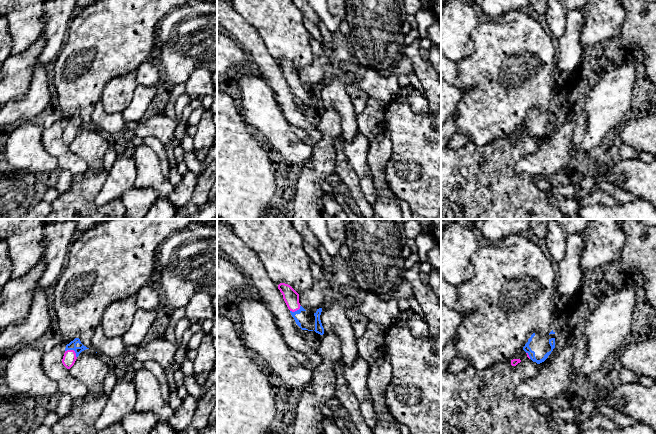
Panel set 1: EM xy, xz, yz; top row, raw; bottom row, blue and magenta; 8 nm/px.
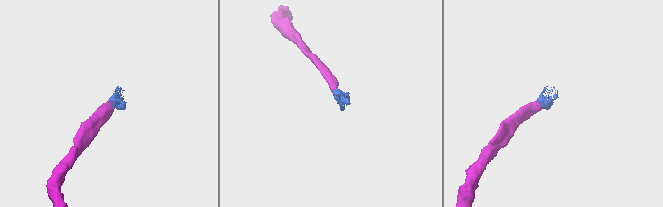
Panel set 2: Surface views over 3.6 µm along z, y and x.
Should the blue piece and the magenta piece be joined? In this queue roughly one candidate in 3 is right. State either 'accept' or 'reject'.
accept

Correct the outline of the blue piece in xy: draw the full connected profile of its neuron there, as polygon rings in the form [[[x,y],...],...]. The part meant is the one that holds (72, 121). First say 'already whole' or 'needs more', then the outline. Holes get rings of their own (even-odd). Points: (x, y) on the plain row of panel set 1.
needs more | [[[75,114],[73,117],[66,121],[65,129],[62,135],[63,141],[67,145],[70,145],[74,141],[79,130],[86,125],[89,124],[84,122],[79,114]]]

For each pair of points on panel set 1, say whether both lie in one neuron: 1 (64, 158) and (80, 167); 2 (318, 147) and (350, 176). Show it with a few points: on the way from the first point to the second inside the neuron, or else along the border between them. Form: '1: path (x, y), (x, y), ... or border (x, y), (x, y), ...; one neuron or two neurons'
1: path (68, 160), (76, 165); one neuron
2: border (336, 139), (334, 171); two neurons

